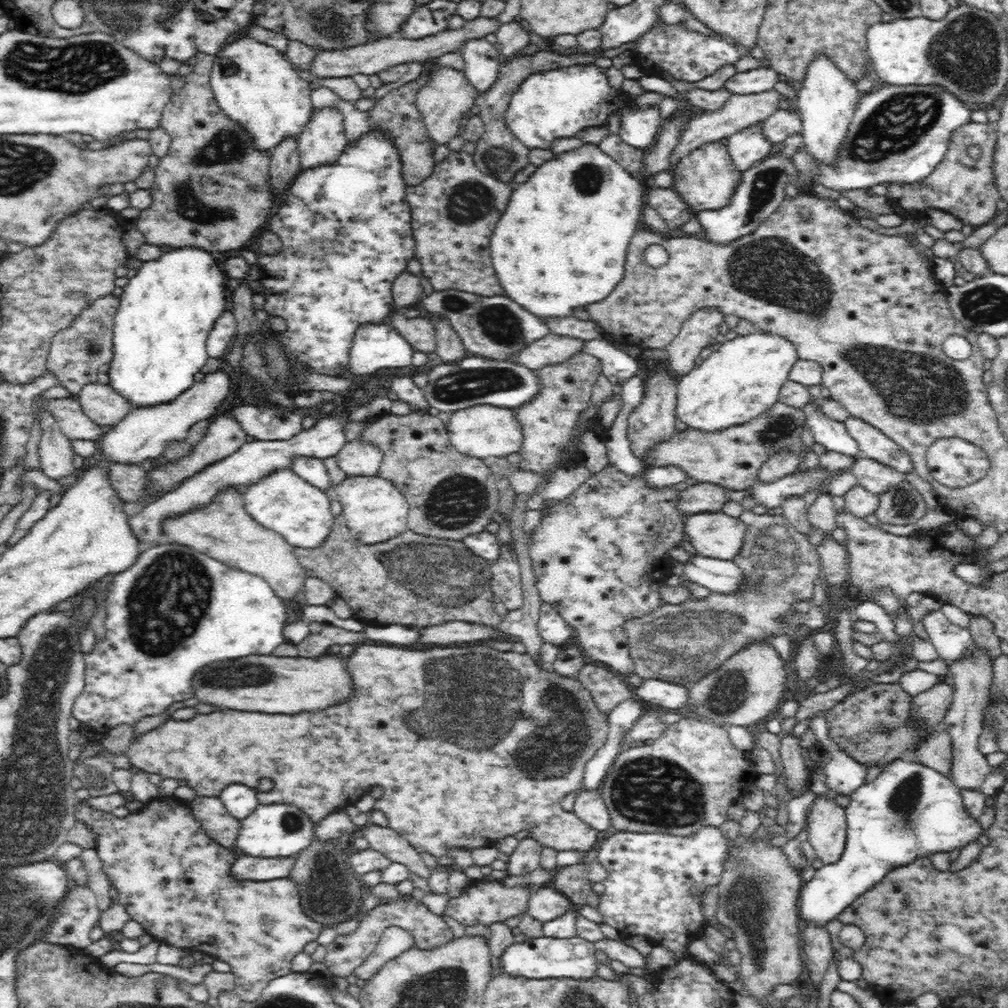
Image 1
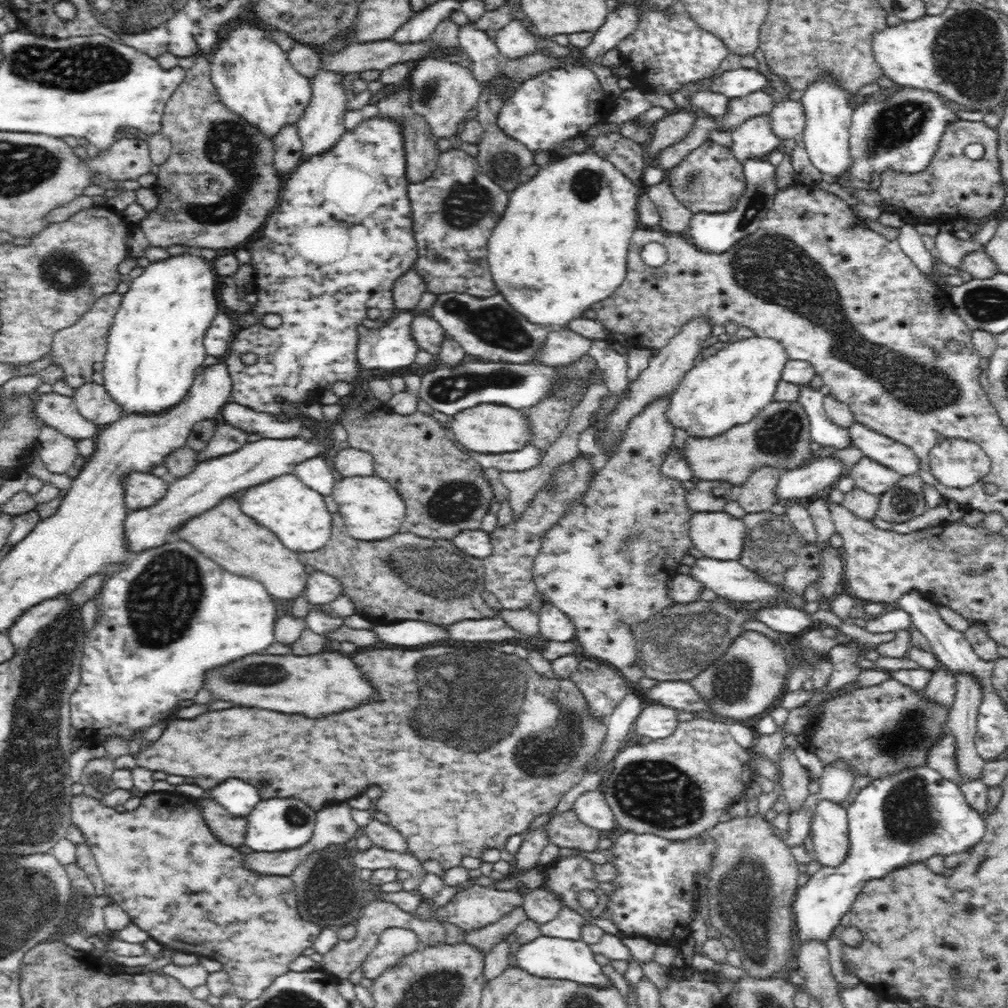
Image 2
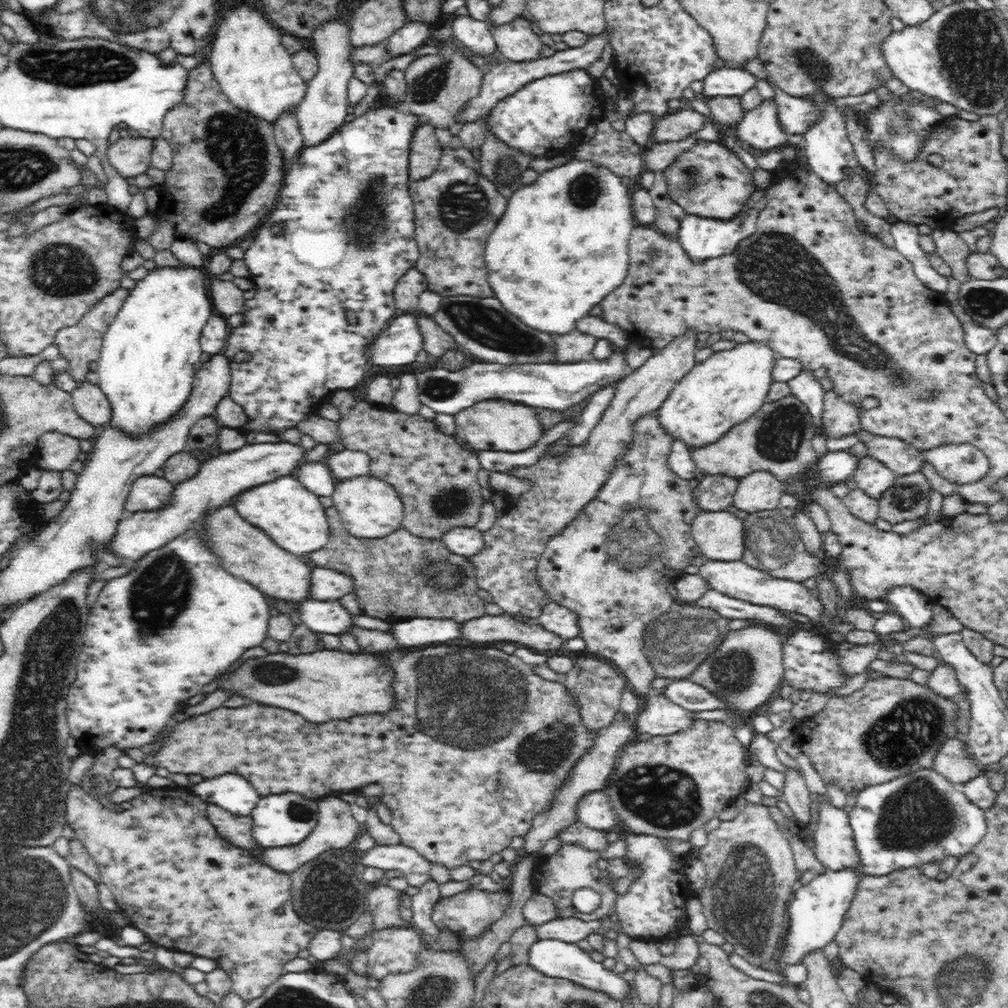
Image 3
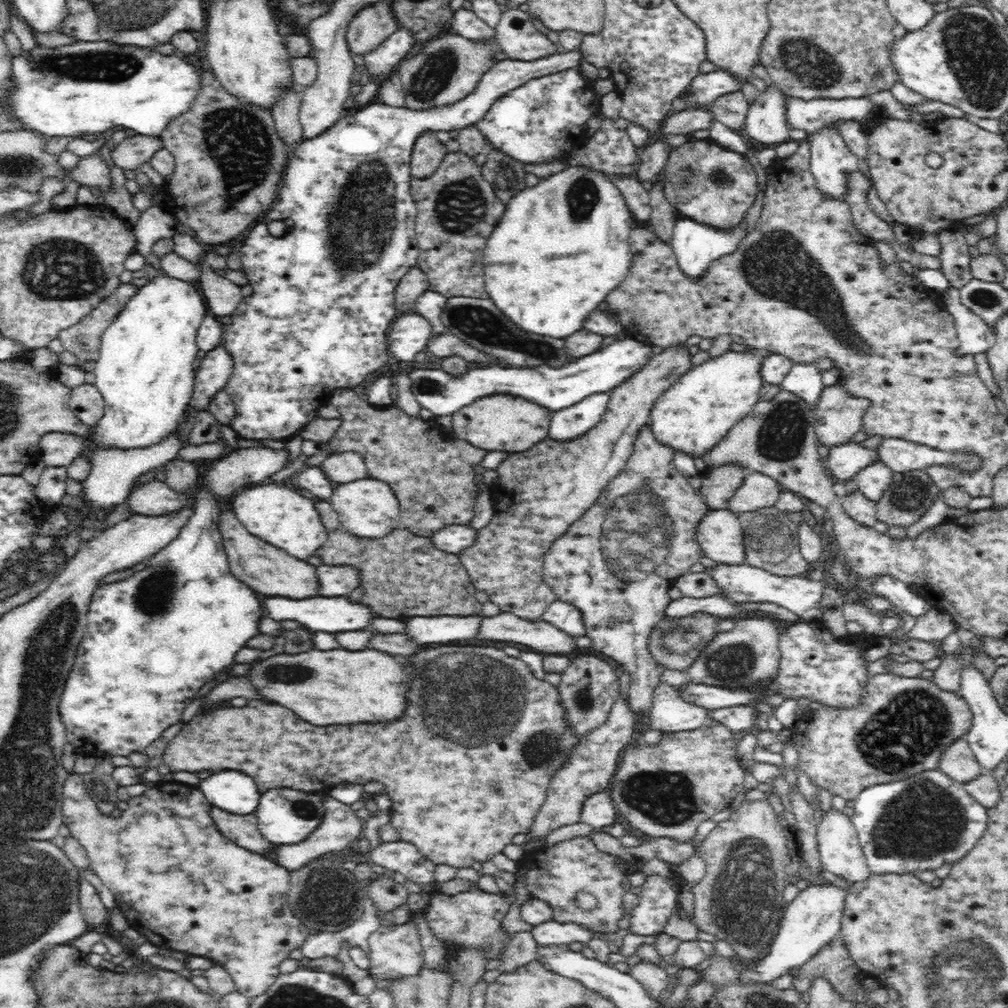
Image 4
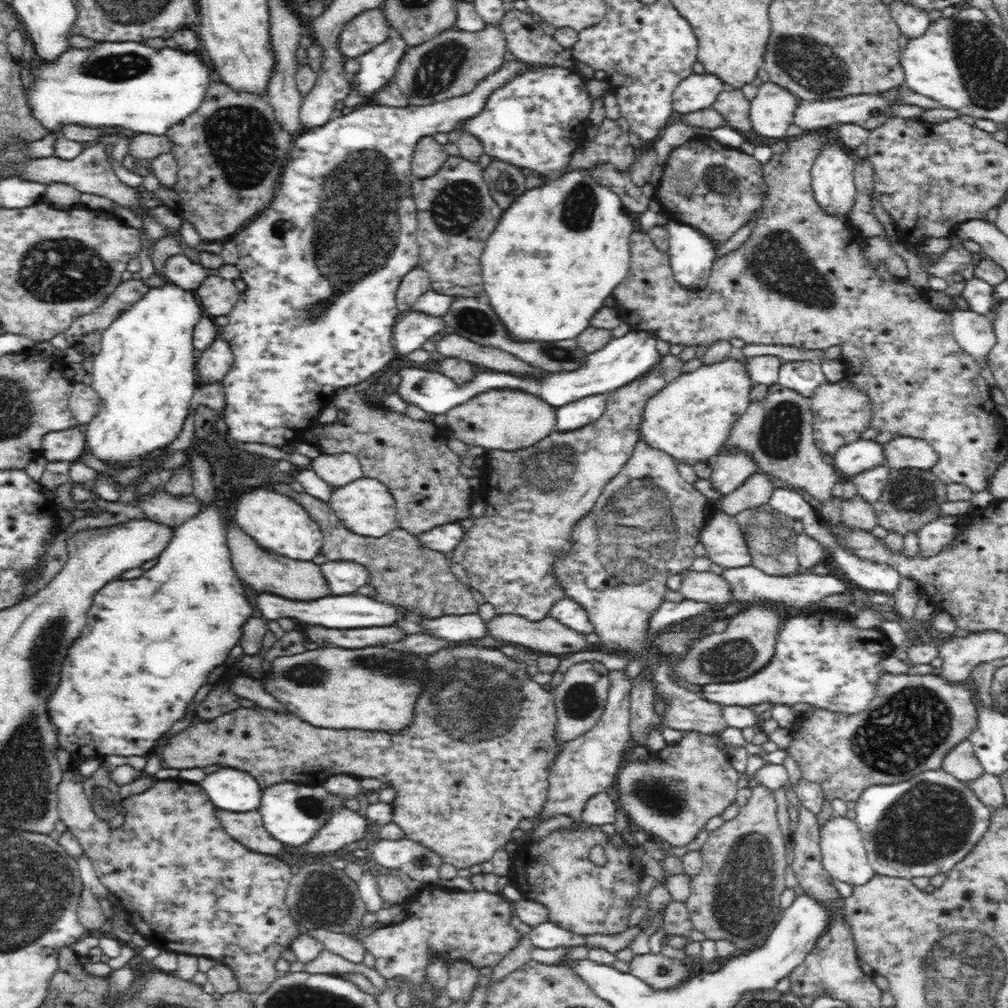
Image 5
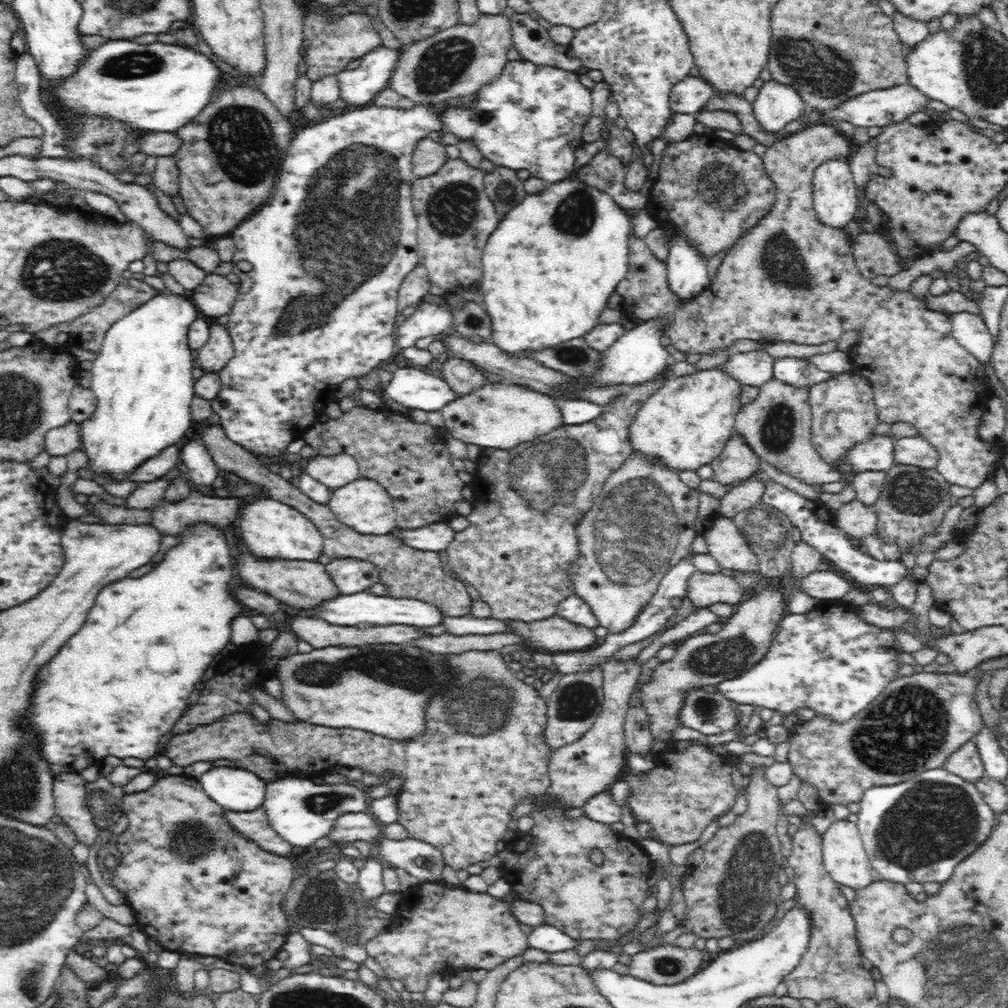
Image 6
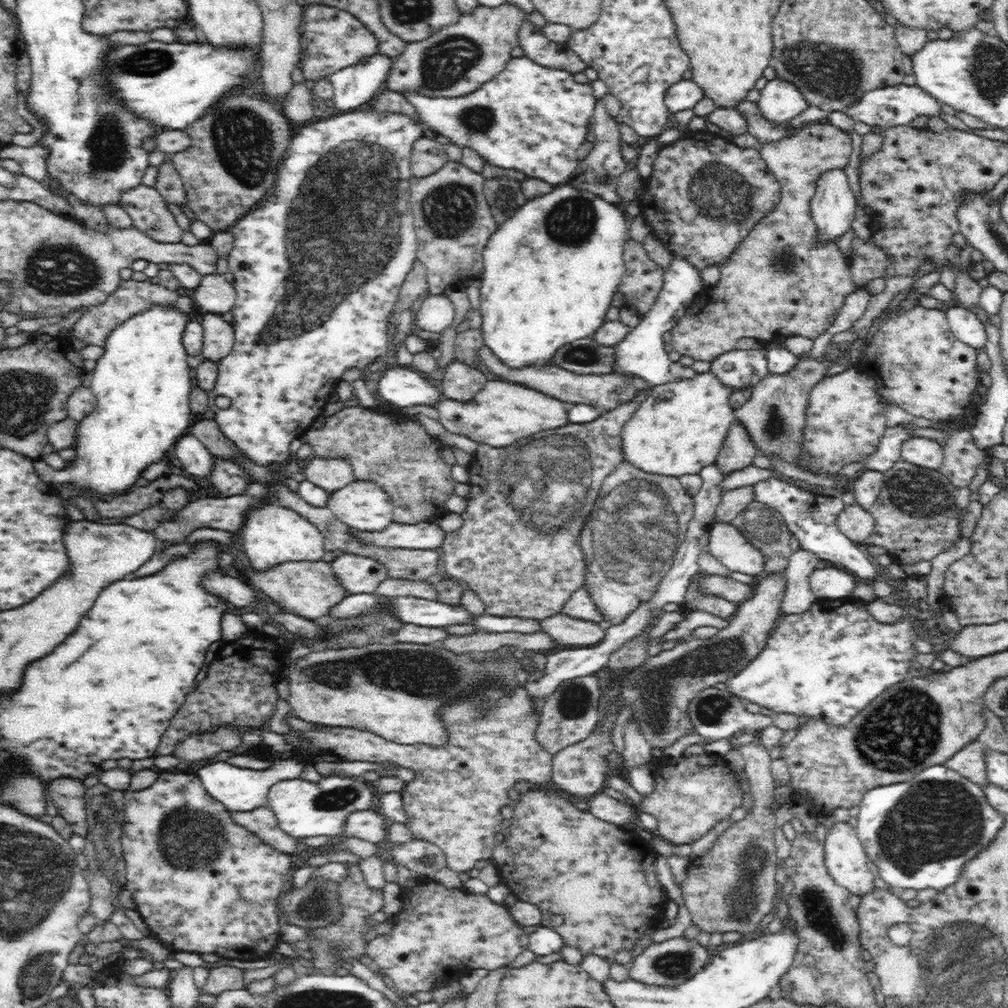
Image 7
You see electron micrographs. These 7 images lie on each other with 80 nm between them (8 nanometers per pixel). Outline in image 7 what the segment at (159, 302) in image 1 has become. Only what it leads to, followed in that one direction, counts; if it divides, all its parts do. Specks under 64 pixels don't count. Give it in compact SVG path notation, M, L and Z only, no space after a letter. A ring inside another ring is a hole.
M154 304L152 308L125 319L108 335L103 345L104 354L97 360L89 386L98 398L98 404L86 418L79 421L76 443L72 446L74 460L66 462L62 470L54 470L39 458L34 460L34 469L42 482L52 486L71 484L80 492L80 496L106 501L108 496L114 498L133 490L136 480L142 477L150 464L166 458L178 438L187 433L194 416L188 398L194 378L190 377L191 367L186 361L188 353L183 345L186 322L188 316L184 316L176 307Z

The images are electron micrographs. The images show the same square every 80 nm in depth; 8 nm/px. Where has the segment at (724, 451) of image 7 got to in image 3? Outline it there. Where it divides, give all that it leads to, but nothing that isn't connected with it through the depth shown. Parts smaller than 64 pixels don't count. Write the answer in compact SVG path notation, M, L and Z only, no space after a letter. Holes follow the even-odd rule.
M728 474L705 476L693 489L696 502L704 511L718 512L733 504L739 481Z

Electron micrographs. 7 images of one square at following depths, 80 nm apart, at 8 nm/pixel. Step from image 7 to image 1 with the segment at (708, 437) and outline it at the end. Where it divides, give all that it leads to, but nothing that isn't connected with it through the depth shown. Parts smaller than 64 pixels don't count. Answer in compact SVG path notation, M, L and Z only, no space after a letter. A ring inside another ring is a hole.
M764 331L737 336L717 345L702 364L679 379L675 408L677 424L715 433L750 422L778 402L778 392L798 359L794 343Z

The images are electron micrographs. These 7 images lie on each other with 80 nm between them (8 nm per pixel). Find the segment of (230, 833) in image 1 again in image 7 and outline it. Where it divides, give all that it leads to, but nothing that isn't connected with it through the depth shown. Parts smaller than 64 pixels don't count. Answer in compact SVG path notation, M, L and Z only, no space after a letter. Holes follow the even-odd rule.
M260 806L251 811L231 812L231 817L242 828L260 837L266 845L270 845L280 853L296 852L296 841L277 824L277 817L269 807Z

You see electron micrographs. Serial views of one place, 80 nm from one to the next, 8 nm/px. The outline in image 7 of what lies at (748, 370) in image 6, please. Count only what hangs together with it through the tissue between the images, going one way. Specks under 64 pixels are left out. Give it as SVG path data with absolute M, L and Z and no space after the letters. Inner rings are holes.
M760 349L724 352L710 362L709 370L734 392L756 386L769 372L764 351Z

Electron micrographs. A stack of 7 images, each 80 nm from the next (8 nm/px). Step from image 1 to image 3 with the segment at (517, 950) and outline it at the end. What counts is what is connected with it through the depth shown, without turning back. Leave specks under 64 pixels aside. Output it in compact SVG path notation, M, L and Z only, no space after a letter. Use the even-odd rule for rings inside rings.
M538 939L530 948L529 965L533 966L538 973L545 974L546 977L566 979L590 990L604 991L620 1003L629 1002L629 1004L632 1004L630 1001L631 992L632 990L636 992L635 986L620 977L619 973L612 969L606 969L601 962L591 959L589 952L585 952L574 943Z

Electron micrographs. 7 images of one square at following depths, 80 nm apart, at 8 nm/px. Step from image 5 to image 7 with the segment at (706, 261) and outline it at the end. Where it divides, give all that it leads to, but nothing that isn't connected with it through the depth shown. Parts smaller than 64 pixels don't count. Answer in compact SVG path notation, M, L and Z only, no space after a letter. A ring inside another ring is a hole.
M674 255L669 267L665 270L664 282L655 305L642 316L642 321L626 335L626 338L615 345L615 370L620 374L635 374L652 386L670 382L670 364L668 353L664 348L664 332L671 328L684 316L692 301L704 287L700 279L700 271L690 265L682 255Z

